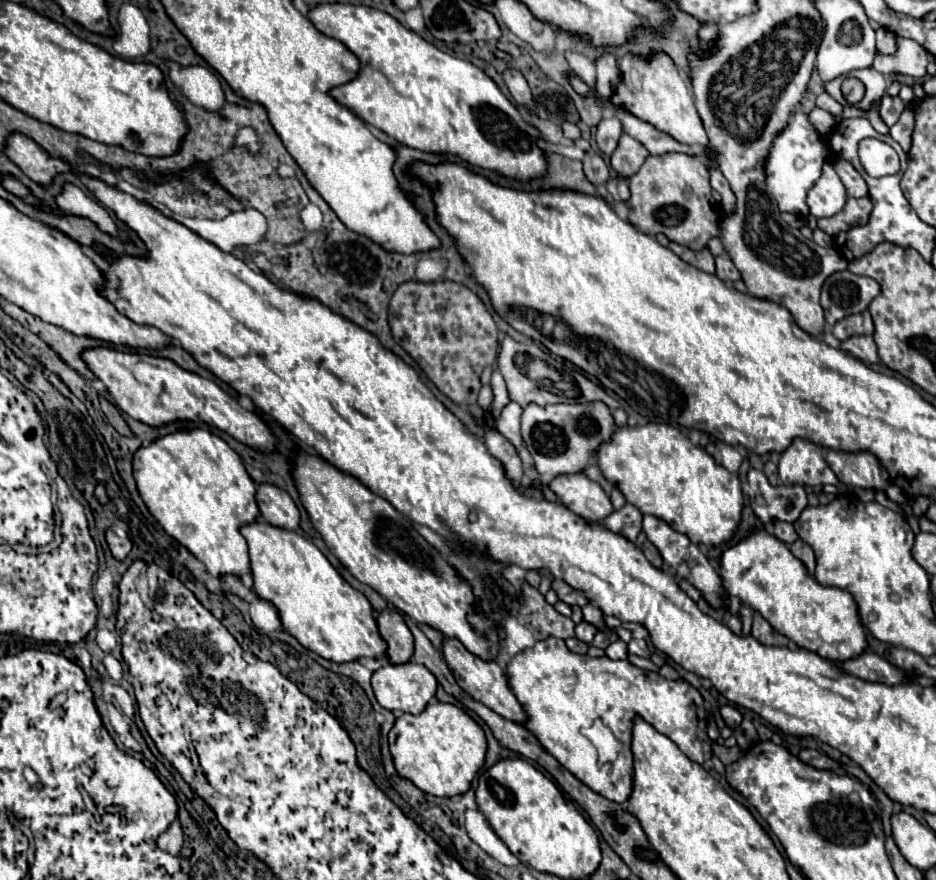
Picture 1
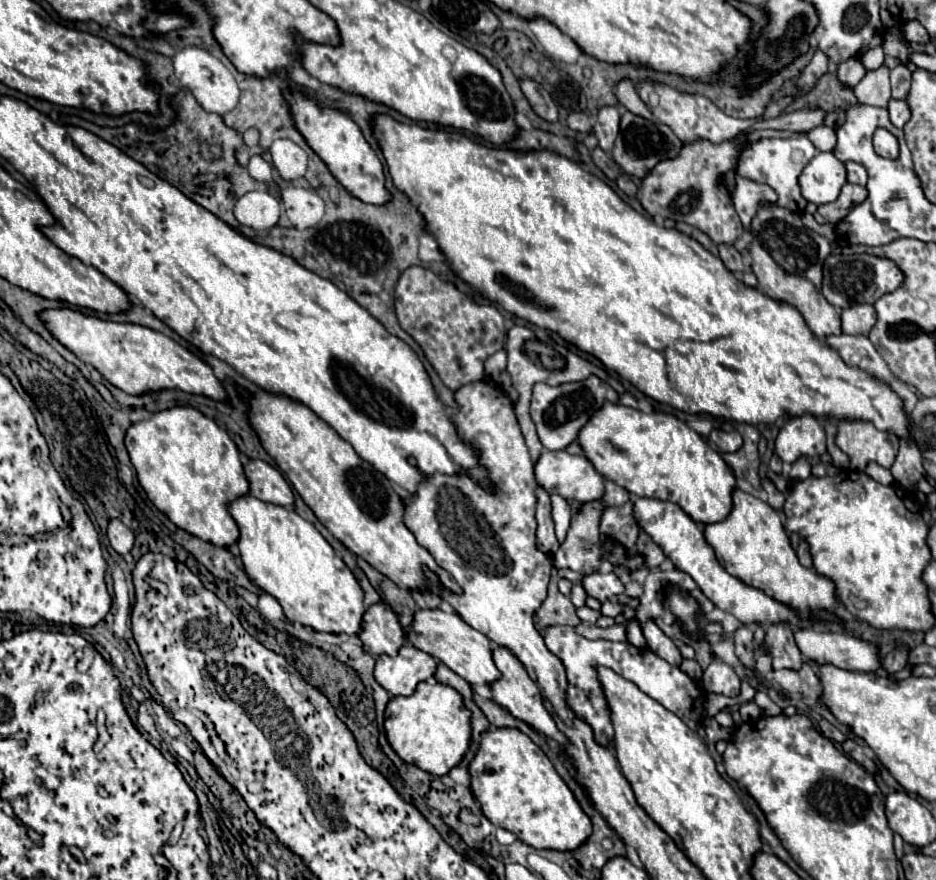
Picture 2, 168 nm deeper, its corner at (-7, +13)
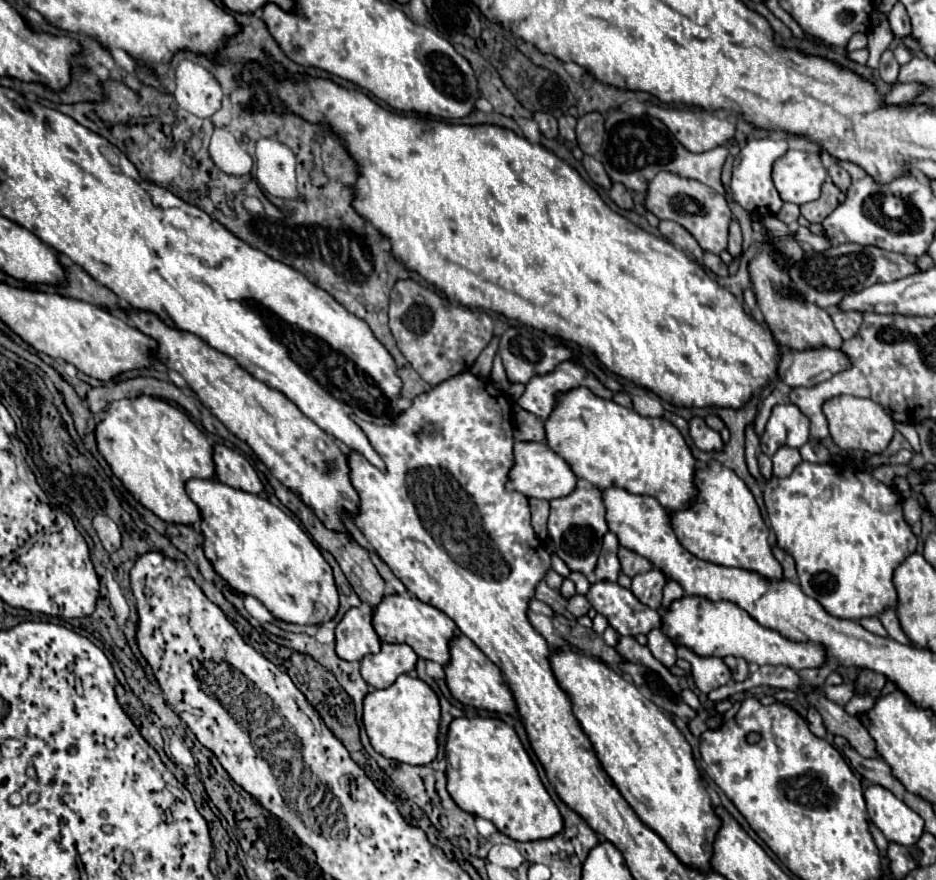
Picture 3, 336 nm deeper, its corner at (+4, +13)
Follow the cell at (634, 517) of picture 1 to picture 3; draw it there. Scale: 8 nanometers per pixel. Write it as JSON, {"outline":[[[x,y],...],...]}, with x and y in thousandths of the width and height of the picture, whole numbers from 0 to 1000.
{"outline":[[[651,603],[651,606],[644,610],[644,626],[642,626],[640,640],[638,640],[638,644],[636,644],[636,656],[638,656],[638,660],[642,660],[642,658],[659,660],[659,653],[661,653],[659,624],[661,624],[659,610]]]}

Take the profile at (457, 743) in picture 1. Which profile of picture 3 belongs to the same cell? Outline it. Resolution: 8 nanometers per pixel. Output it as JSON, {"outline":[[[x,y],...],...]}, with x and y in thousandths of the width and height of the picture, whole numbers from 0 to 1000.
{"outline":[[[426,767],[413,783],[396,785],[388,799],[388,824],[403,856],[435,867],[458,869],[467,860],[469,833],[469,794],[456,776],[439,767]]]}

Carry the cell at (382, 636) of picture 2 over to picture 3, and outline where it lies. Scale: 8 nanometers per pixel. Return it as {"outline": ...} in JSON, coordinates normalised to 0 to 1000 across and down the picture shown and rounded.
{"outline":[[[386,688],[373,692],[358,713],[358,742],[369,751],[386,751],[394,742],[403,742],[407,728],[396,710],[396,690]]]}

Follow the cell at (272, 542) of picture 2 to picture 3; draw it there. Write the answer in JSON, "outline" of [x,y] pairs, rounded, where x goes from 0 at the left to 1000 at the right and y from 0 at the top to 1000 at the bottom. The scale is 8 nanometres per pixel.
{"outline":[[[202,544],[198,549],[198,558],[215,581],[219,633],[232,653],[240,658],[253,674],[279,681],[279,685],[287,690],[290,699],[304,708],[341,710],[358,701],[362,692],[362,674],[356,660],[356,649],[319,594],[315,594],[290,569],[257,556],[249,556],[232,544]]]}

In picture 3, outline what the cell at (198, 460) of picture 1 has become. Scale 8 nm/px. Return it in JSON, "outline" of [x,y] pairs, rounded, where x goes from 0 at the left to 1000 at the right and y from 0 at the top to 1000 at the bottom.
{"outline":[[[144,449],[140,453],[127,453],[116,458],[112,472],[101,485],[101,499],[106,515],[116,526],[121,540],[134,551],[134,556],[157,578],[161,578],[168,588],[178,594],[196,594],[206,597],[215,590],[213,576],[202,567],[198,560],[200,544],[230,544],[230,528],[228,528],[228,508],[219,499],[219,494],[208,485],[202,472],[183,458],[161,451],[161,449]]]}

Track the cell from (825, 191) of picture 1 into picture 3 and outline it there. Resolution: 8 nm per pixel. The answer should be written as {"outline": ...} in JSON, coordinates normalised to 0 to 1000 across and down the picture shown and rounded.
{"outline":[[[845,155],[842,157],[845,158],[844,167],[834,181],[830,181],[826,185],[824,201],[826,201],[828,215],[832,217],[837,228],[858,233],[858,231],[871,228],[875,224],[877,210],[879,210],[879,206],[884,201],[884,194],[881,194],[879,185],[877,185],[877,169],[872,163],[858,156]]]}

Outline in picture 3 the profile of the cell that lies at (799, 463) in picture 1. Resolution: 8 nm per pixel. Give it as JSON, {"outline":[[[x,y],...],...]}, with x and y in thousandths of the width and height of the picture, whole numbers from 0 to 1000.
{"outline":[[[847,458],[828,460],[813,494],[813,513],[826,517],[832,508],[856,508],[864,499],[864,476]]]}

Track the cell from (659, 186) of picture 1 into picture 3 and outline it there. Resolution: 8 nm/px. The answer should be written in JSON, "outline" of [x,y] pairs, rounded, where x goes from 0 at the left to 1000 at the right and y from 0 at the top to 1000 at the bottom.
{"outline":[[[702,197],[698,201],[698,206],[693,208],[689,235],[691,235],[691,240],[700,242],[704,249],[715,249],[715,251],[730,256],[745,272],[745,276],[751,285],[760,285],[760,288],[768,290],[777,283],[779,253],[783,251],[783,242],[775,228],[775,224],[764,219],[760,213],[755,213],[743,203],[730,203],[721,197]]]}

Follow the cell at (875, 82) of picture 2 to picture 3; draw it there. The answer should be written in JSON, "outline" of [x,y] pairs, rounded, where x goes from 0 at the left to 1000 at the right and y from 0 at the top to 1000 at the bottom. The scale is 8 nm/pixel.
{"outline":[[[943,22],[939,31],[933,31],[928,35],[928,69],[926,69],[928,76],[937,76],[939,74],[939,65],[950,53],[954,42],[956,40],[954,40],[948,22]]]}

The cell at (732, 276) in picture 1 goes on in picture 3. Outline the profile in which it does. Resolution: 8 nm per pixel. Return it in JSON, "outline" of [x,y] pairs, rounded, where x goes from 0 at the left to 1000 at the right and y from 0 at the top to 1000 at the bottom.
{"outline":[[[753,288],[753,290],[751,290],[751,301],[753,301],[760,310],[764,310],[764,313],[768,313],[768,315],[777,315],[777,301],[775,301],[766,290],[762,290],[762,288]]]}

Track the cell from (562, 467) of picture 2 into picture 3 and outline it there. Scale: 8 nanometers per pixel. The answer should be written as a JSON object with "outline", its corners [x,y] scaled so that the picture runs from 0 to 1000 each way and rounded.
{"outline":[[[550,501],[548,506],[548,531],[544,535],[544,553],[559,560],[561,565],[574,565],[574,567],[595,567],[604,565],[614,556],[616,542],[610,535],[610,531],[591,515],[582,503],[574,501]]]}

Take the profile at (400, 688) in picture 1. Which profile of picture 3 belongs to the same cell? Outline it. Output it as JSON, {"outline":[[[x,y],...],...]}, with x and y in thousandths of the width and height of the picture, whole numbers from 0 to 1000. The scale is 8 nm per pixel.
{"outline":[[[409,731],[405,742],[390,744],[386,749],[386,767],[396,781],[411,783],[420,778],[426,767],[443,760],[443,753],[446,744],[437,733]]]}

